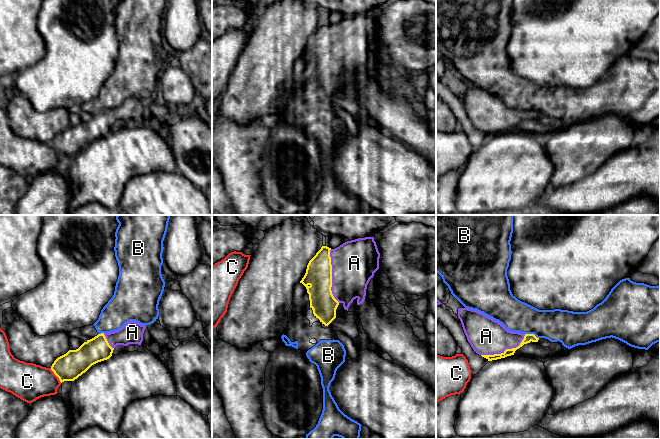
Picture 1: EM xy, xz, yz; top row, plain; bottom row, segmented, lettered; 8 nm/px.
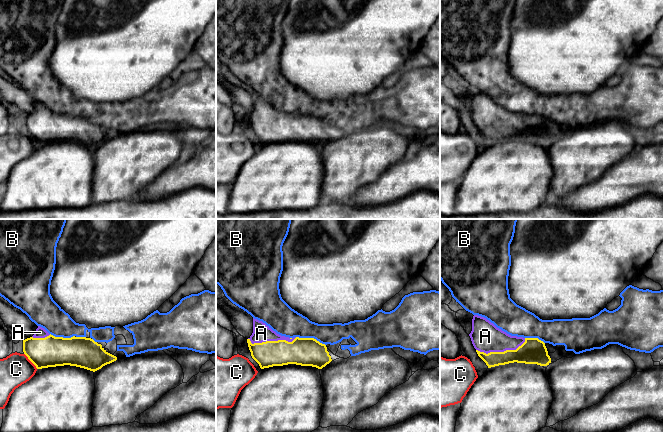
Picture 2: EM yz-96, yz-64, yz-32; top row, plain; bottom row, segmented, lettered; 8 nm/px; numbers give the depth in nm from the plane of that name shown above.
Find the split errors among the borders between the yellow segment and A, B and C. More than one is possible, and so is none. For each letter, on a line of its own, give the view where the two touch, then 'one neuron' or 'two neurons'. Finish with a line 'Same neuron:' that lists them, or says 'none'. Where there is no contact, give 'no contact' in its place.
A: xz | one neuron
B: yz | two neurons
C: xy | two neurons
Same neuron: A

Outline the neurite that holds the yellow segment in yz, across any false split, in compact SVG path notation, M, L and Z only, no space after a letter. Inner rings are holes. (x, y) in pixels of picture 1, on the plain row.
M458 84L458 94L473 126L488 137L514 131L524 120L538 118L534 110L508 107L501 99L468 84Z

